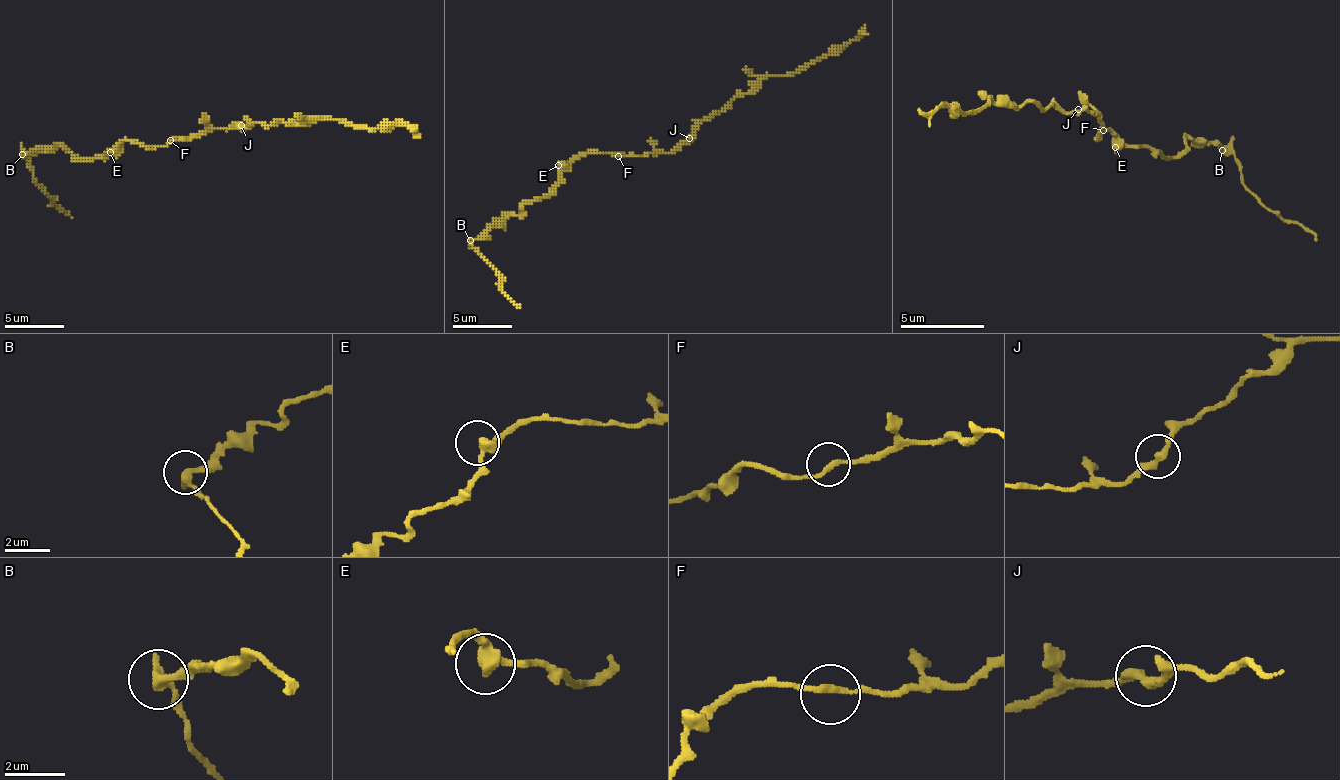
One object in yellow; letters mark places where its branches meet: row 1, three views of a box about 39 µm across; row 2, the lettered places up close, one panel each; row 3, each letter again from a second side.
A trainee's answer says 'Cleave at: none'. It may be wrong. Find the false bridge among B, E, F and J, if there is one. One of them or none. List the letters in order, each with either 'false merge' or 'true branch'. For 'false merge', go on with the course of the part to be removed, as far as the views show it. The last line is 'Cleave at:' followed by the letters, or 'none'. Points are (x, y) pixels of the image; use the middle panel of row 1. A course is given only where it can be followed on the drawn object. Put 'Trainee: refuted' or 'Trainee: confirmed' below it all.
B: false merge; course (469, 239), (499, 275), (499, 284), (520, 308)
E: true branch
F: true branch
J: true branch
Cleave at: B
Trainee: refuted

